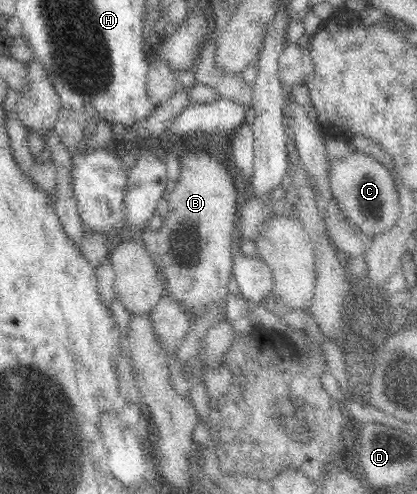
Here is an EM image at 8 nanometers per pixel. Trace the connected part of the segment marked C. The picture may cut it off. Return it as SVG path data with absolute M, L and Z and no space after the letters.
M356 150L347 157L347 159L343 159L343 161L331 161L331 192L335 194L335 202L337 205L334 206L334 210L339 214L343 214L347 219L349 219L351 224L355 224L356 229L361 231L362 236L366 238L378 237L382 233L388 232L398 220L400 214L400 197L398 194L398 189L396 187L397 177L390 169L387 169L380 161L373 159L371 156L366 153L357 152Z

